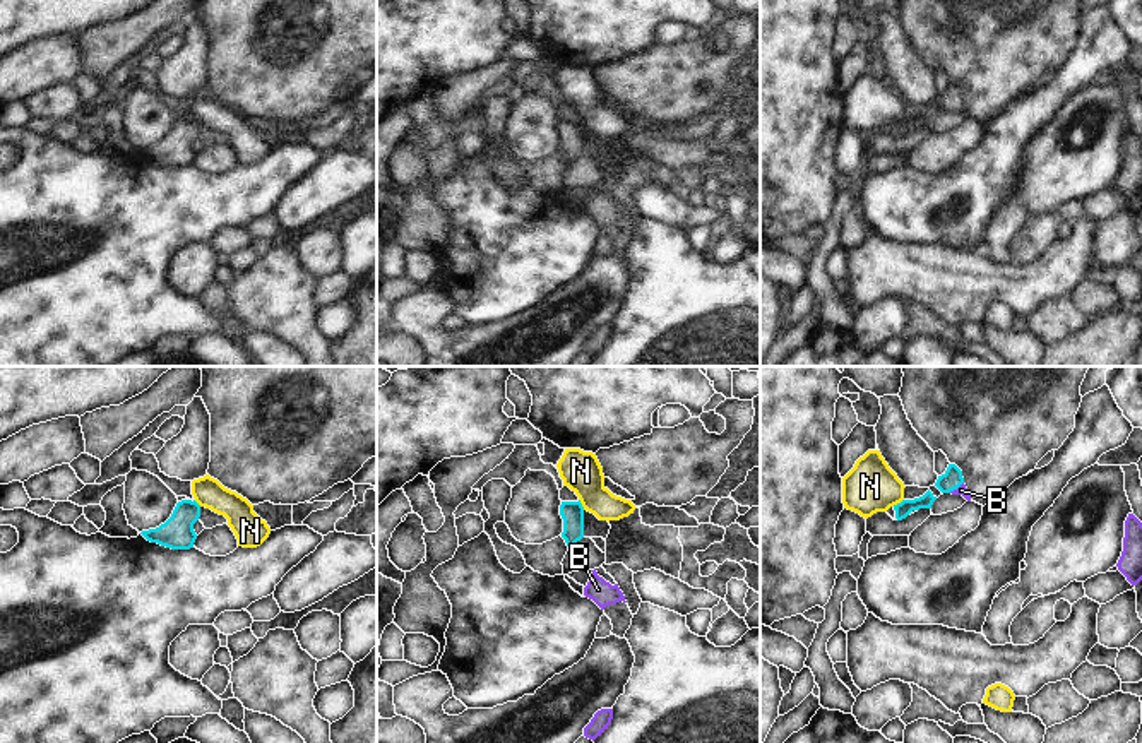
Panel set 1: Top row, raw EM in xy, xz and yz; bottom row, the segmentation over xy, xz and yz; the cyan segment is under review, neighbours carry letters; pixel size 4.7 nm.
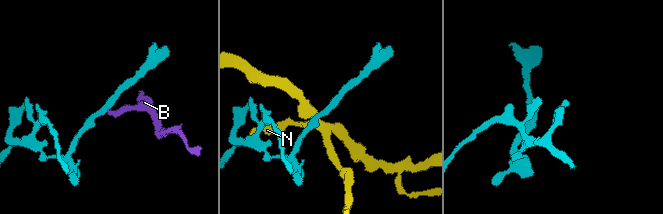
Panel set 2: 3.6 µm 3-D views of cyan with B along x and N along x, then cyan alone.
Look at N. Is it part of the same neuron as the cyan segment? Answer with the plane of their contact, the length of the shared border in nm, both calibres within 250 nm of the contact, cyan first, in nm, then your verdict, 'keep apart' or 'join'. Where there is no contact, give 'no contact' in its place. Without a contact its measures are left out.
contact in xz; length 60 nm; calibres 110 and 190 nm; keep apart

